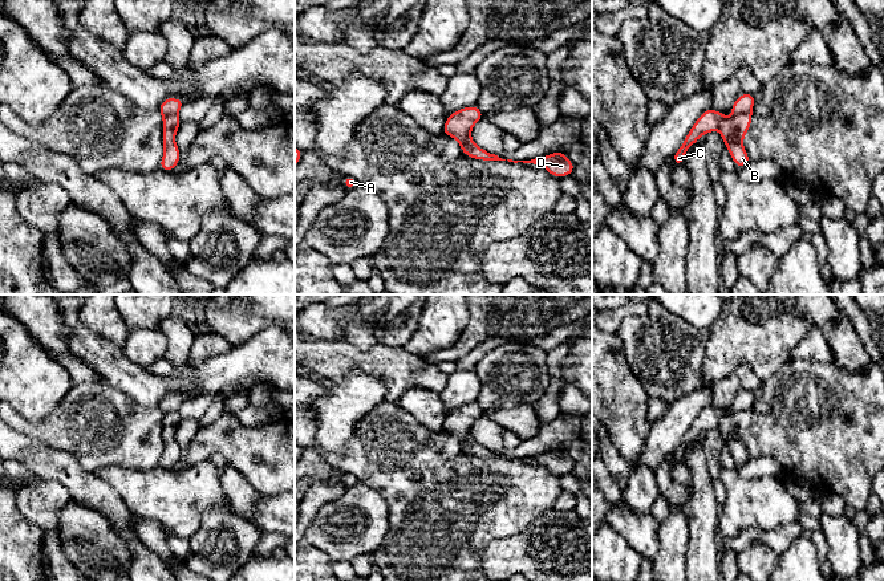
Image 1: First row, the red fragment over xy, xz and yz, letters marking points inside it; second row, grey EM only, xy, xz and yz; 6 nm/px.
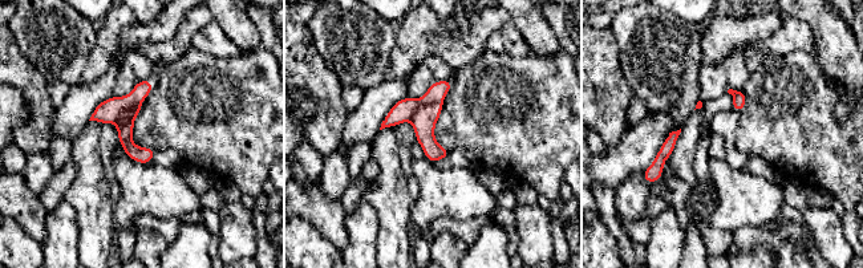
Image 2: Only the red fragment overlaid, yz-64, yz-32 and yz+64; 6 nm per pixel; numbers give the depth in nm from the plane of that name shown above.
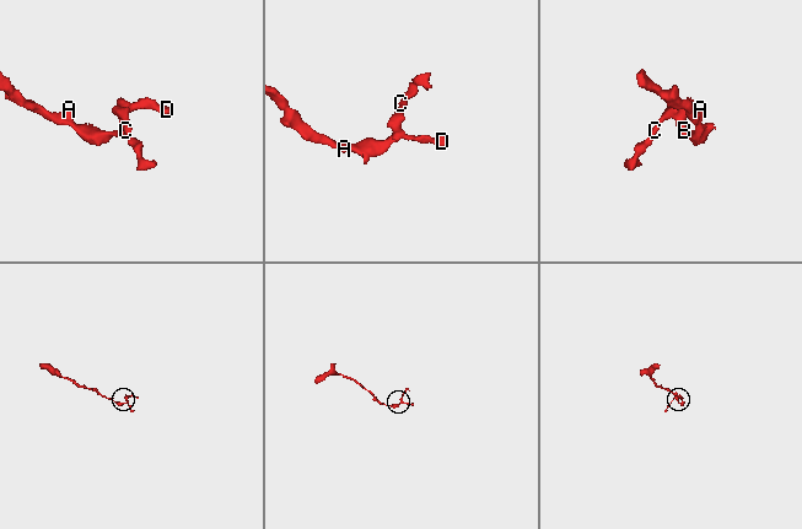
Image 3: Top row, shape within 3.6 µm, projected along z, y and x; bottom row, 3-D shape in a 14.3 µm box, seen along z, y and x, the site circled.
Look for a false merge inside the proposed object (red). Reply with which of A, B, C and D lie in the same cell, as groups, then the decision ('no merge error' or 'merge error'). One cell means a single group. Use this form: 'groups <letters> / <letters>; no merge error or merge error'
groups A B C D; no merge error

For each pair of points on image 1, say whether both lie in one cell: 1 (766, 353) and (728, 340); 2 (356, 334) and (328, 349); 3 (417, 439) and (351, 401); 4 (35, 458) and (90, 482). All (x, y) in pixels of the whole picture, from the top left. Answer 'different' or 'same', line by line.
1: same
2: different
3: different
4: same

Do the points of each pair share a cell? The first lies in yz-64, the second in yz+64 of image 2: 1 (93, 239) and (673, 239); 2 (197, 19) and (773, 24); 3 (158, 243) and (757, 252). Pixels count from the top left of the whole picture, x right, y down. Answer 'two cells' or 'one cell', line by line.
1: two cells
2: one cell
3: one cell

